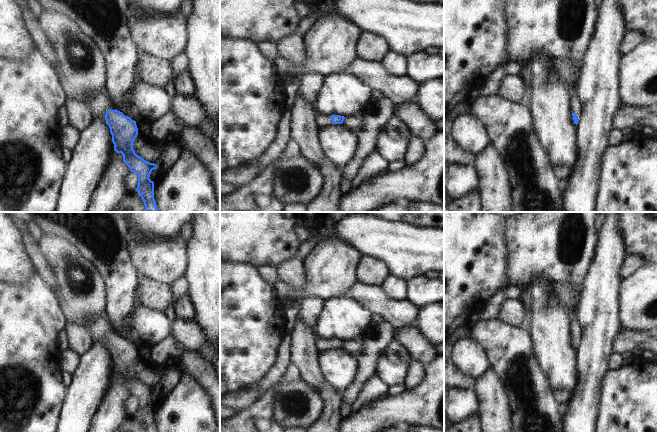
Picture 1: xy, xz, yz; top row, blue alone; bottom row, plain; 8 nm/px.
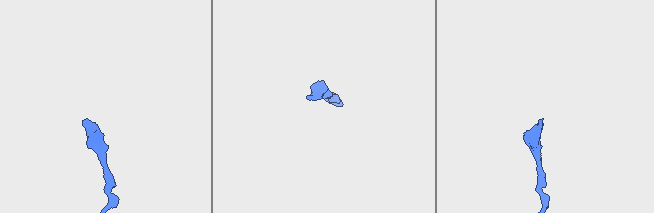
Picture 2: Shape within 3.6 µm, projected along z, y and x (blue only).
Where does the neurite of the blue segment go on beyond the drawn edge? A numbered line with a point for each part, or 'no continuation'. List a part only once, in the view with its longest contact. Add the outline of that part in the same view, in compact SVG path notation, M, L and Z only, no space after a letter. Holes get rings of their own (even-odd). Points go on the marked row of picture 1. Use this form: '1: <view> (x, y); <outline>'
1: xy (99, 103); M104 91L91 94L85 102L90 107L94 118L105 116L105 113L109 110L115 110L114 105Z

